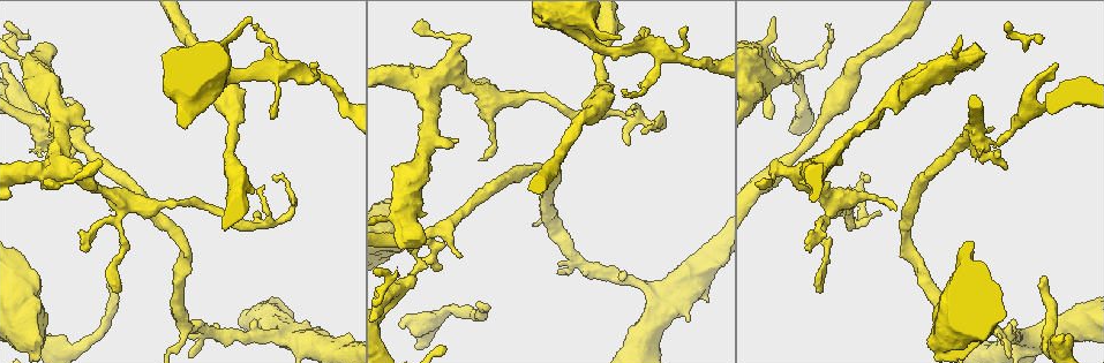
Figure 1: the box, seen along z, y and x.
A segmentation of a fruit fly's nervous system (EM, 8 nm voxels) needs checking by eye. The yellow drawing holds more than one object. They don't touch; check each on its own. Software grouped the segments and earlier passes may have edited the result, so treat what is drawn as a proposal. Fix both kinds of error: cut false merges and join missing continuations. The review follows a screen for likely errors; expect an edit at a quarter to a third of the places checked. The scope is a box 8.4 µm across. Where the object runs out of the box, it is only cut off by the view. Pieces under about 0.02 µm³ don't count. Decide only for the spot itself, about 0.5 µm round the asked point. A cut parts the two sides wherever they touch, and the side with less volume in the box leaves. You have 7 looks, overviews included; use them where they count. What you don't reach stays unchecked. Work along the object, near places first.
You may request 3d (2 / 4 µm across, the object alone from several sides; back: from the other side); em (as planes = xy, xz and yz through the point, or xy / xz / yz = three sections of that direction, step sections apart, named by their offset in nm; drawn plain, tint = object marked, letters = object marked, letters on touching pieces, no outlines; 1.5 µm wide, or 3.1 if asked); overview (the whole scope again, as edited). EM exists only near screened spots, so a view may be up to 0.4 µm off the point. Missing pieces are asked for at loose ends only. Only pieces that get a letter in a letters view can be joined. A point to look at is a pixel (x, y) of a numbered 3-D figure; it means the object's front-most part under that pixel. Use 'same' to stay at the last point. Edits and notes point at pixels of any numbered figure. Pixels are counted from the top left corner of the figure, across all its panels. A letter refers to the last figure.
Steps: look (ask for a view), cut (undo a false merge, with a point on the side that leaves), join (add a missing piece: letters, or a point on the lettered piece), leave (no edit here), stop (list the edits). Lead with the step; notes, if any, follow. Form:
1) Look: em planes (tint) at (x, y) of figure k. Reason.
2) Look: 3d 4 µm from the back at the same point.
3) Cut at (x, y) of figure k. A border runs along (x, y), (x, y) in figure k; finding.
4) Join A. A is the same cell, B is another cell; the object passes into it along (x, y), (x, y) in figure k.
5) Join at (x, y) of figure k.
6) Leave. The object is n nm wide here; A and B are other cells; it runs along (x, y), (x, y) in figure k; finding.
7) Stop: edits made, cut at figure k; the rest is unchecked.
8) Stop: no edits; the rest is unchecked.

Look: em yz step 4 (letters) at (479, 160) of figure 1. Branch stops here.

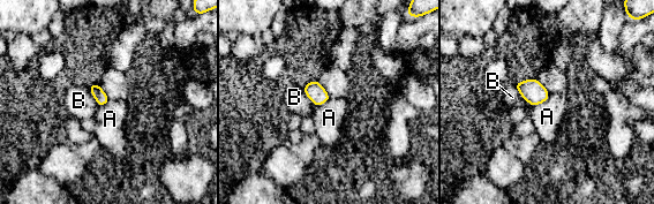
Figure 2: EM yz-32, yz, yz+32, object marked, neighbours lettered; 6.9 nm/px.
Look: em planes (letters) at the same point. Cut it another way.

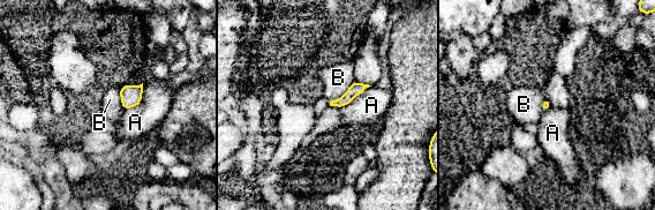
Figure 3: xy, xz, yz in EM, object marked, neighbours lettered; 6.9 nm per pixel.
Leave. A and B are other cells; a border runs along (143, 83), (141, 102), (123, 110) in figure 3; none of them fits.

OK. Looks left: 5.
Look: em planes (plain) at (485, 309) of figure 1. Free end.

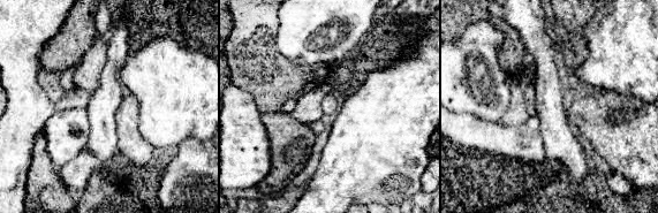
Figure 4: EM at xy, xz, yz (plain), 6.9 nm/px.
Look: em planes (letters) at the same point.

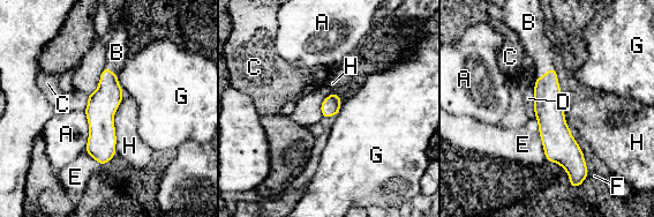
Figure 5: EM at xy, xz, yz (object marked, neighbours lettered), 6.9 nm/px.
Join B. B is the same cell, A, C, D, E, F, G and H are other cells; the object passes into it along (548, 104), (544, 73), (536, 45) in figure 5; the cell continues.

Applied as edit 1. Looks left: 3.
Look: em xz step 4 (tint) at (785, 76) of figure 1. Thick turns thin.

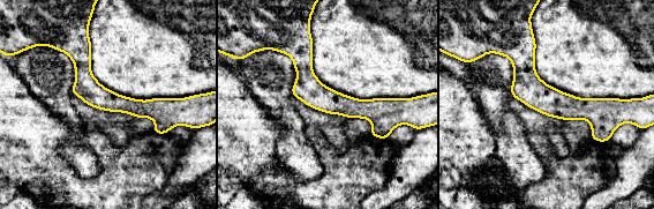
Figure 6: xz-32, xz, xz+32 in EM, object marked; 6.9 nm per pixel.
Look: em xz step 4 (letters) at the same point.

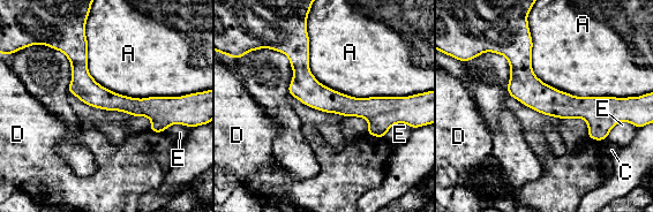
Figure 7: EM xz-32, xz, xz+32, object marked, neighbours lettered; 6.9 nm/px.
Leave. A, C, D and E are other cells; one cell here.

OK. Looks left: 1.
Stop: edits made, join at figure 5; the rest is unchecked.

